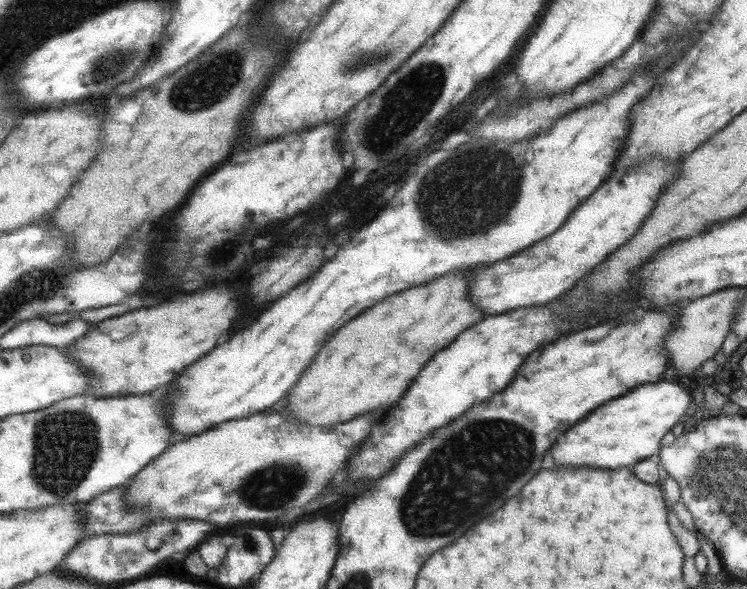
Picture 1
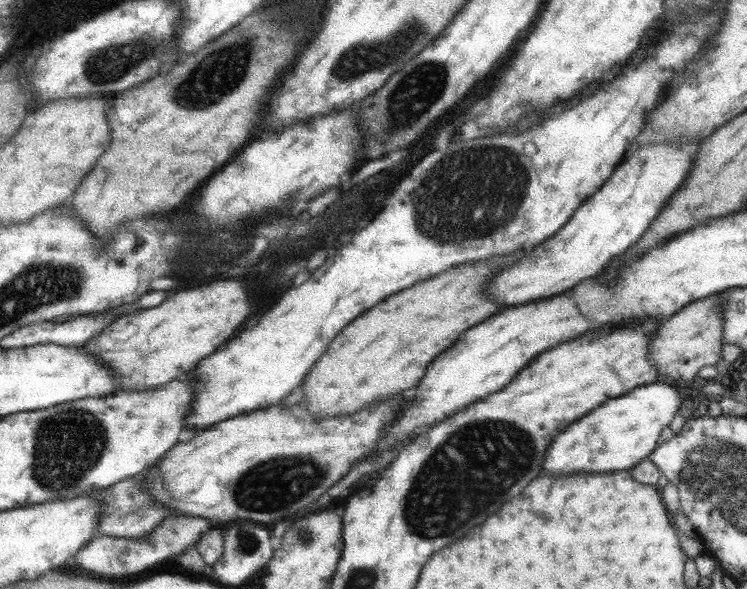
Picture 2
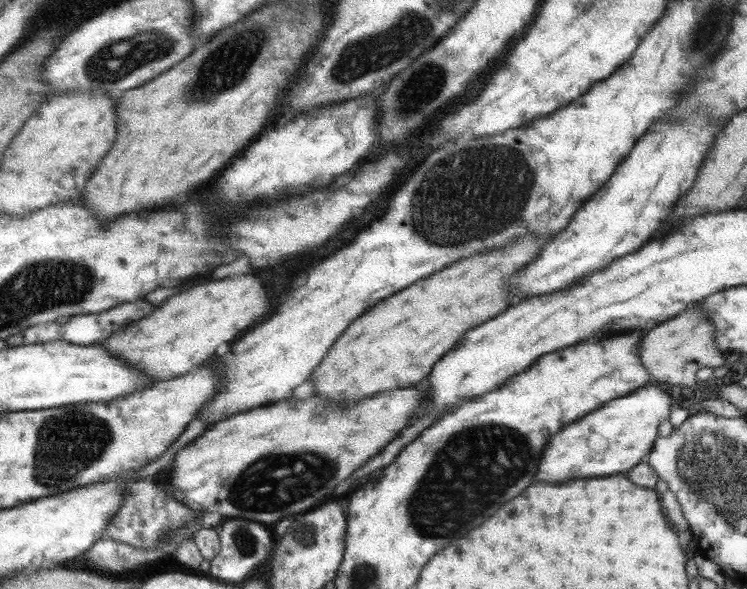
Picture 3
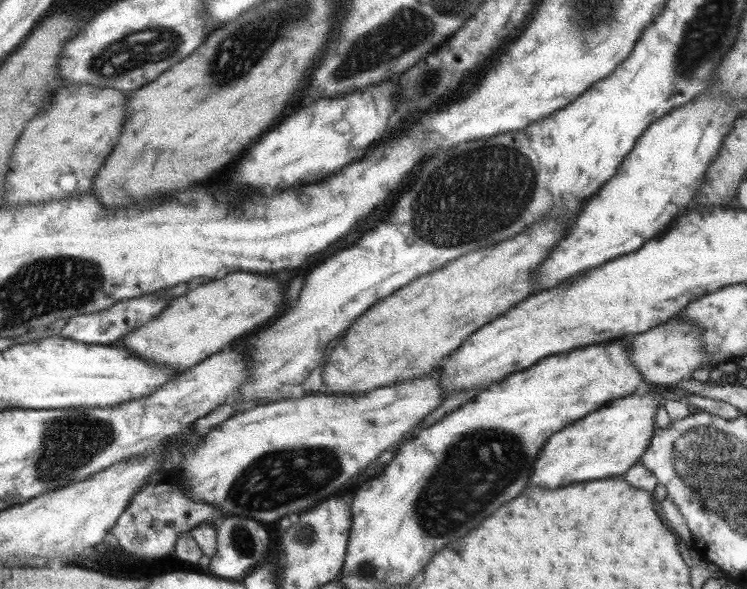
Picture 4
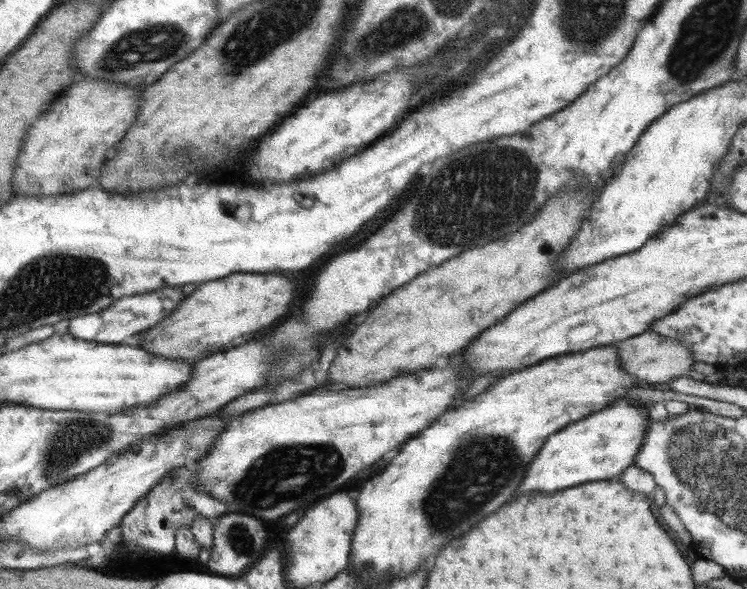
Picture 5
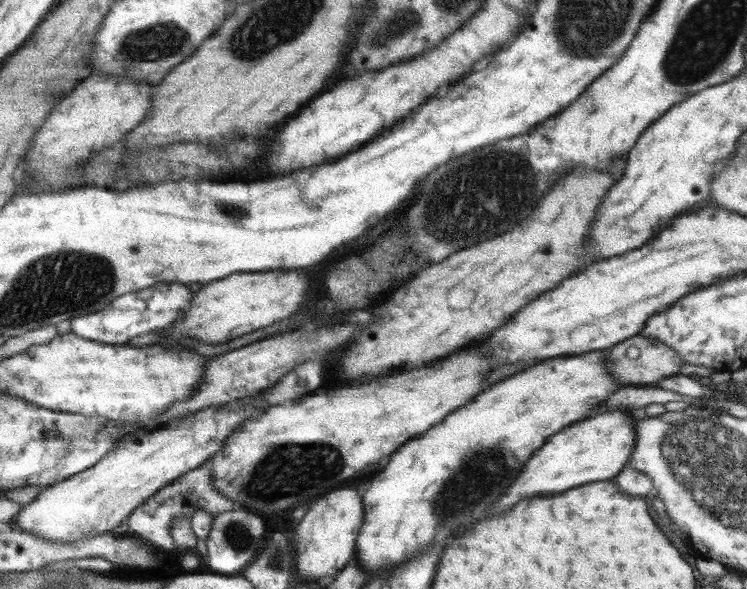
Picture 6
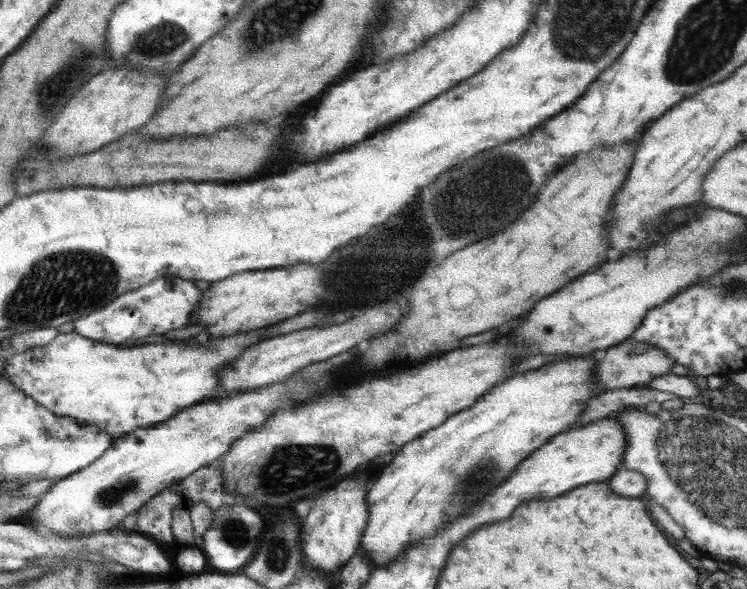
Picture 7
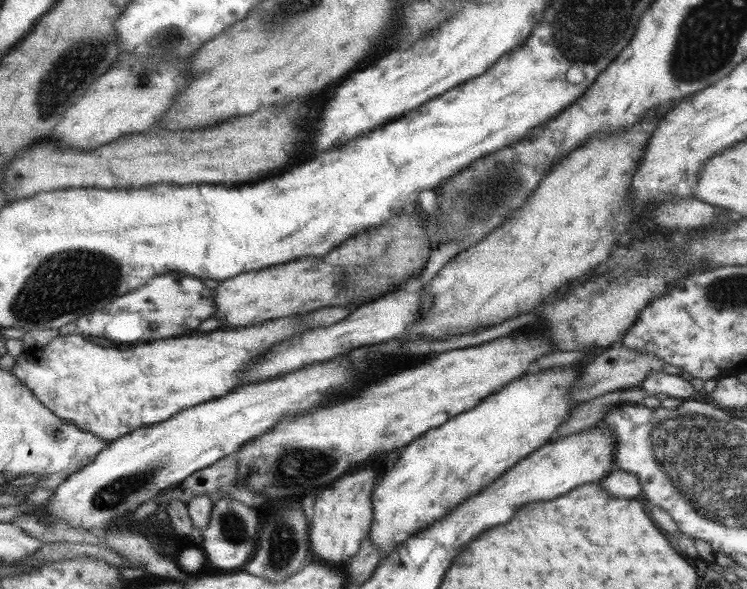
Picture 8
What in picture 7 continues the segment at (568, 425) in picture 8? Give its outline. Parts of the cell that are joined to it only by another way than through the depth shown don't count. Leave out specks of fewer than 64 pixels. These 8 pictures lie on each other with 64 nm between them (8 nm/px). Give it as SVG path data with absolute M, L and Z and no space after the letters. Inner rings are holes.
M631 387L626 389L605 390L599 396L594 396L582 412L580 418L566 427L564 431L571 427L580 427L596 420L604 419L613 415L616 411L629 408L643 409L647 402L665 402L665 400L677 400L678 396L665 392L642 387Z

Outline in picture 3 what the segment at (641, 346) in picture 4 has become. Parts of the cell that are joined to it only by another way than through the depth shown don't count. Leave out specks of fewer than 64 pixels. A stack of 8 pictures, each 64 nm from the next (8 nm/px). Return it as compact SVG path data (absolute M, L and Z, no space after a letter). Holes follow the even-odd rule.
M697 304L690 305L675 315L672 319L664 320L652 329L645 331L639 340L639 360L644 364L650 374L652 382L665 382L667 384L685 384L691 386L697 382L695 372L699 368L720 367L728 369L731 364L726 363L723 356L715 348L715 327Z

